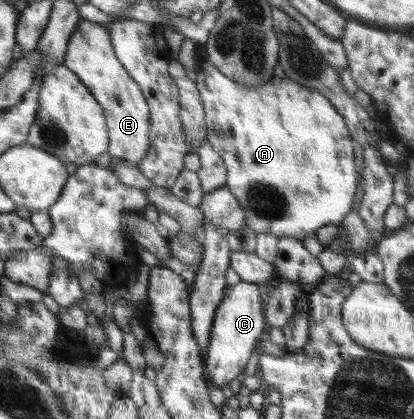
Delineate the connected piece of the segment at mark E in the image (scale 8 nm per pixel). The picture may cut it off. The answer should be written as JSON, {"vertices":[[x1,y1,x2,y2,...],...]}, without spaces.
{"vertices":[[80,18,68,41,64,65,88,88,98,104,104,109,108,127,109,148,113,158,126,158,139,166,149,150,150,125,149,106,139,84,130,77,124,65,118,61,110,42,108,26]]}

